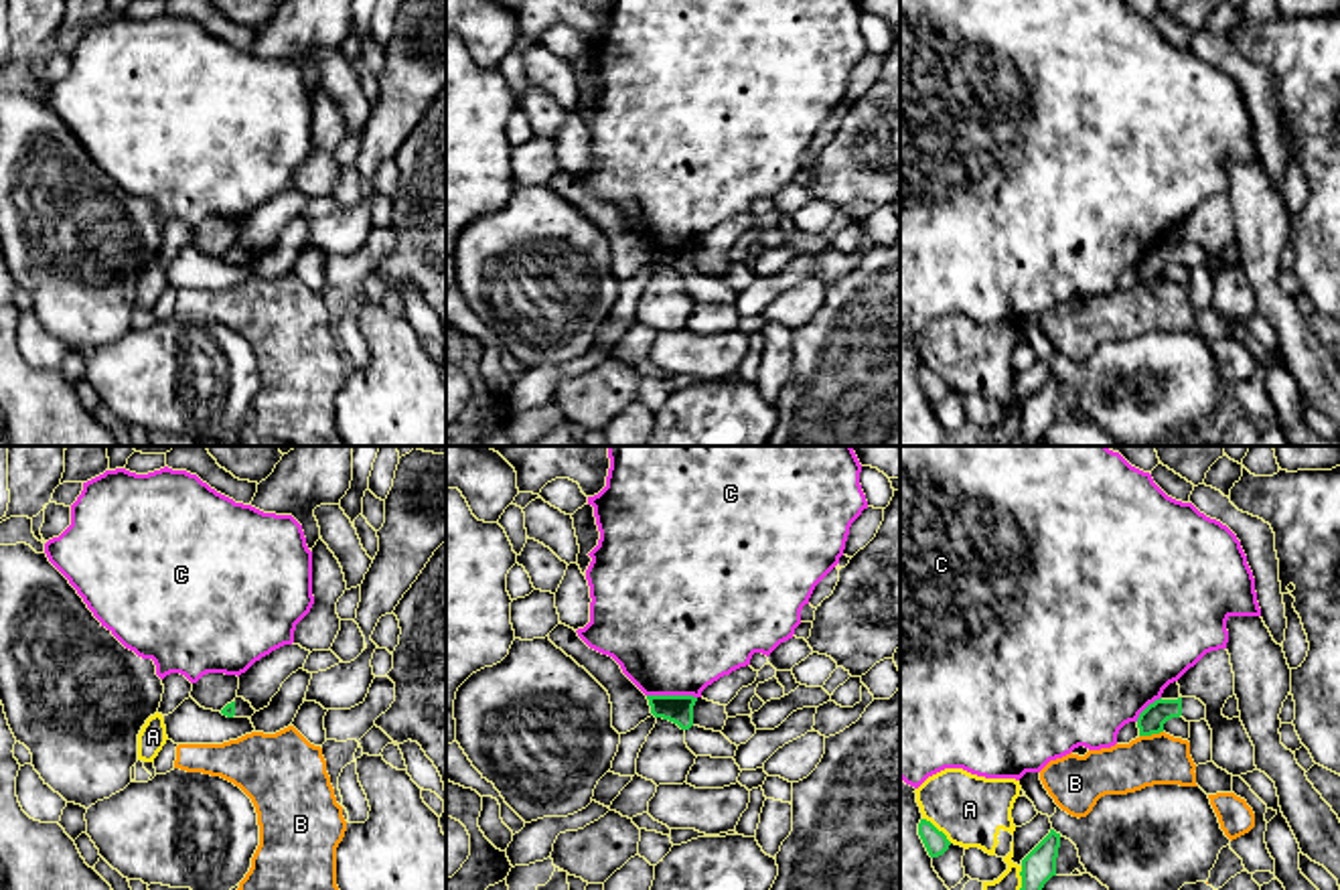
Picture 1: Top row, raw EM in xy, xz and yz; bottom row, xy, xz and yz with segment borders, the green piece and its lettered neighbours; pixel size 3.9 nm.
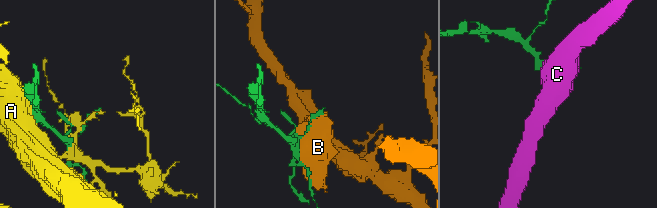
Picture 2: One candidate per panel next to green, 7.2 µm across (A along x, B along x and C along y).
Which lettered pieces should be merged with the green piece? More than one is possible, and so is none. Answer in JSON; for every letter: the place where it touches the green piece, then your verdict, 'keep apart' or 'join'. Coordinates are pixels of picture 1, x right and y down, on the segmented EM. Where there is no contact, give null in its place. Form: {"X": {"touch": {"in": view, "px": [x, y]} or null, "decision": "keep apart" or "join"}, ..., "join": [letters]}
{"A": {"touch": {"in": "yz", "px": [935, 828]}, "decision": "keep apart"}, "B": {"touch": {"in": "yz", "px": [1150, 734]}, "decision": "keep apart"}, "C": {"touch": {"in": "xz", "px": [672, 696]}, "decision": "keep apart"}, "join": []}

